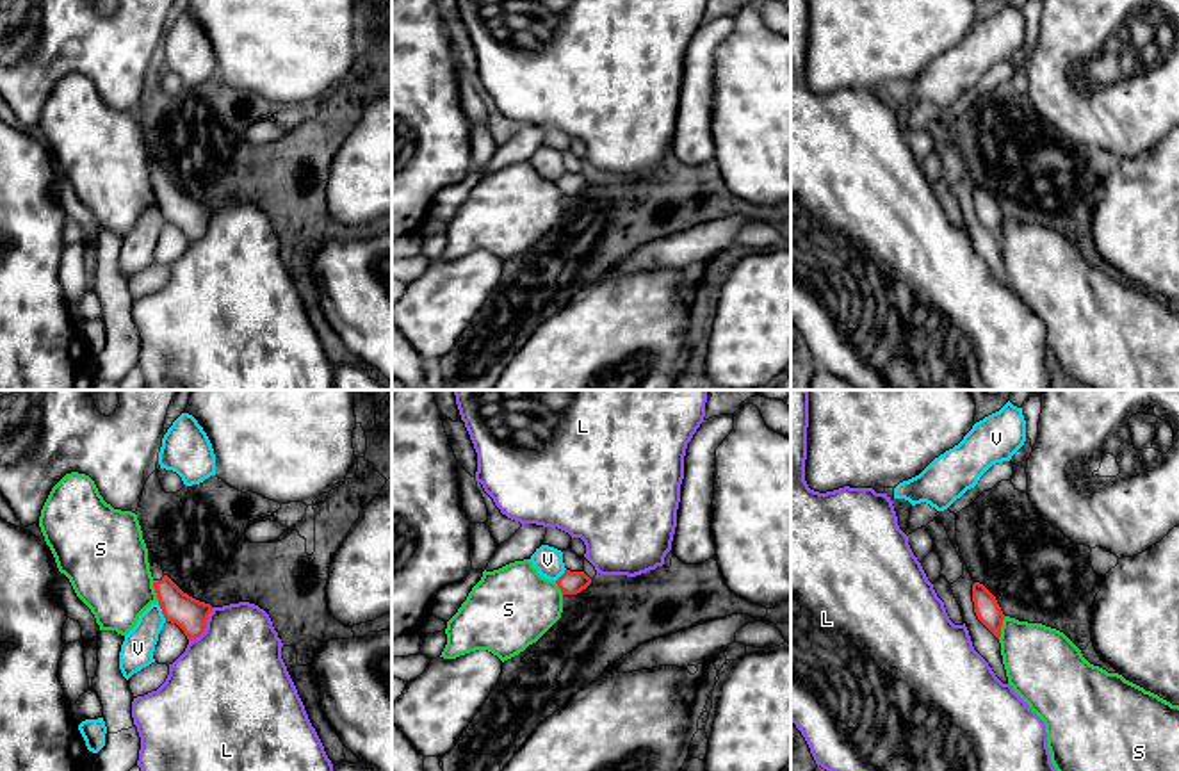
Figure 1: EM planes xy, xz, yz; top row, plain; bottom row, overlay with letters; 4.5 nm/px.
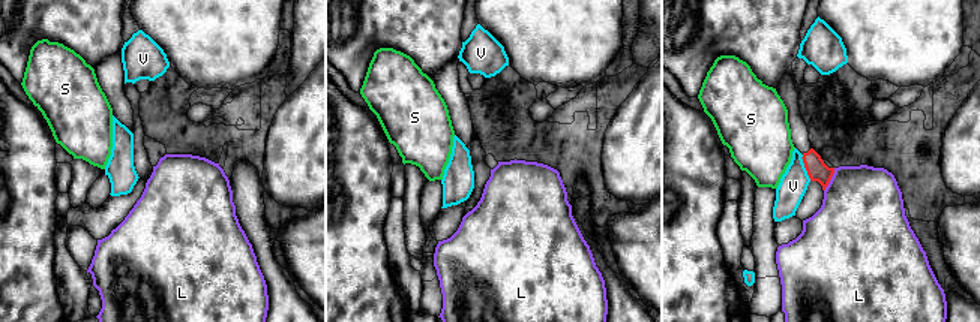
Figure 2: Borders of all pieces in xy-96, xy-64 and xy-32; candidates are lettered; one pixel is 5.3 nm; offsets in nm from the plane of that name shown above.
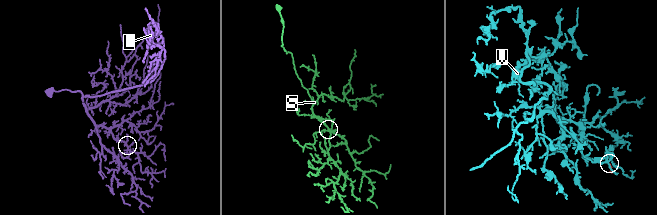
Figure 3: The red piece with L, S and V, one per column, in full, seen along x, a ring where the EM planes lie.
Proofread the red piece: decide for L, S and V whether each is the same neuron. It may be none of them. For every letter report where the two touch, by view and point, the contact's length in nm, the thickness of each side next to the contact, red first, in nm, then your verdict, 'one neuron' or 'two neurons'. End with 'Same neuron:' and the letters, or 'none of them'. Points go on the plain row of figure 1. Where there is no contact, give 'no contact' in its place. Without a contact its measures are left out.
L: xy (205, 228) | 200 nm | 150/460 nm | two neurons
S: yz (1000, 228) | 110 nm | 120/320 nm | two neurons
V: xy (162, 212) | 100 nm | 150/150 nm | two neurons
Same neuron: none of them

